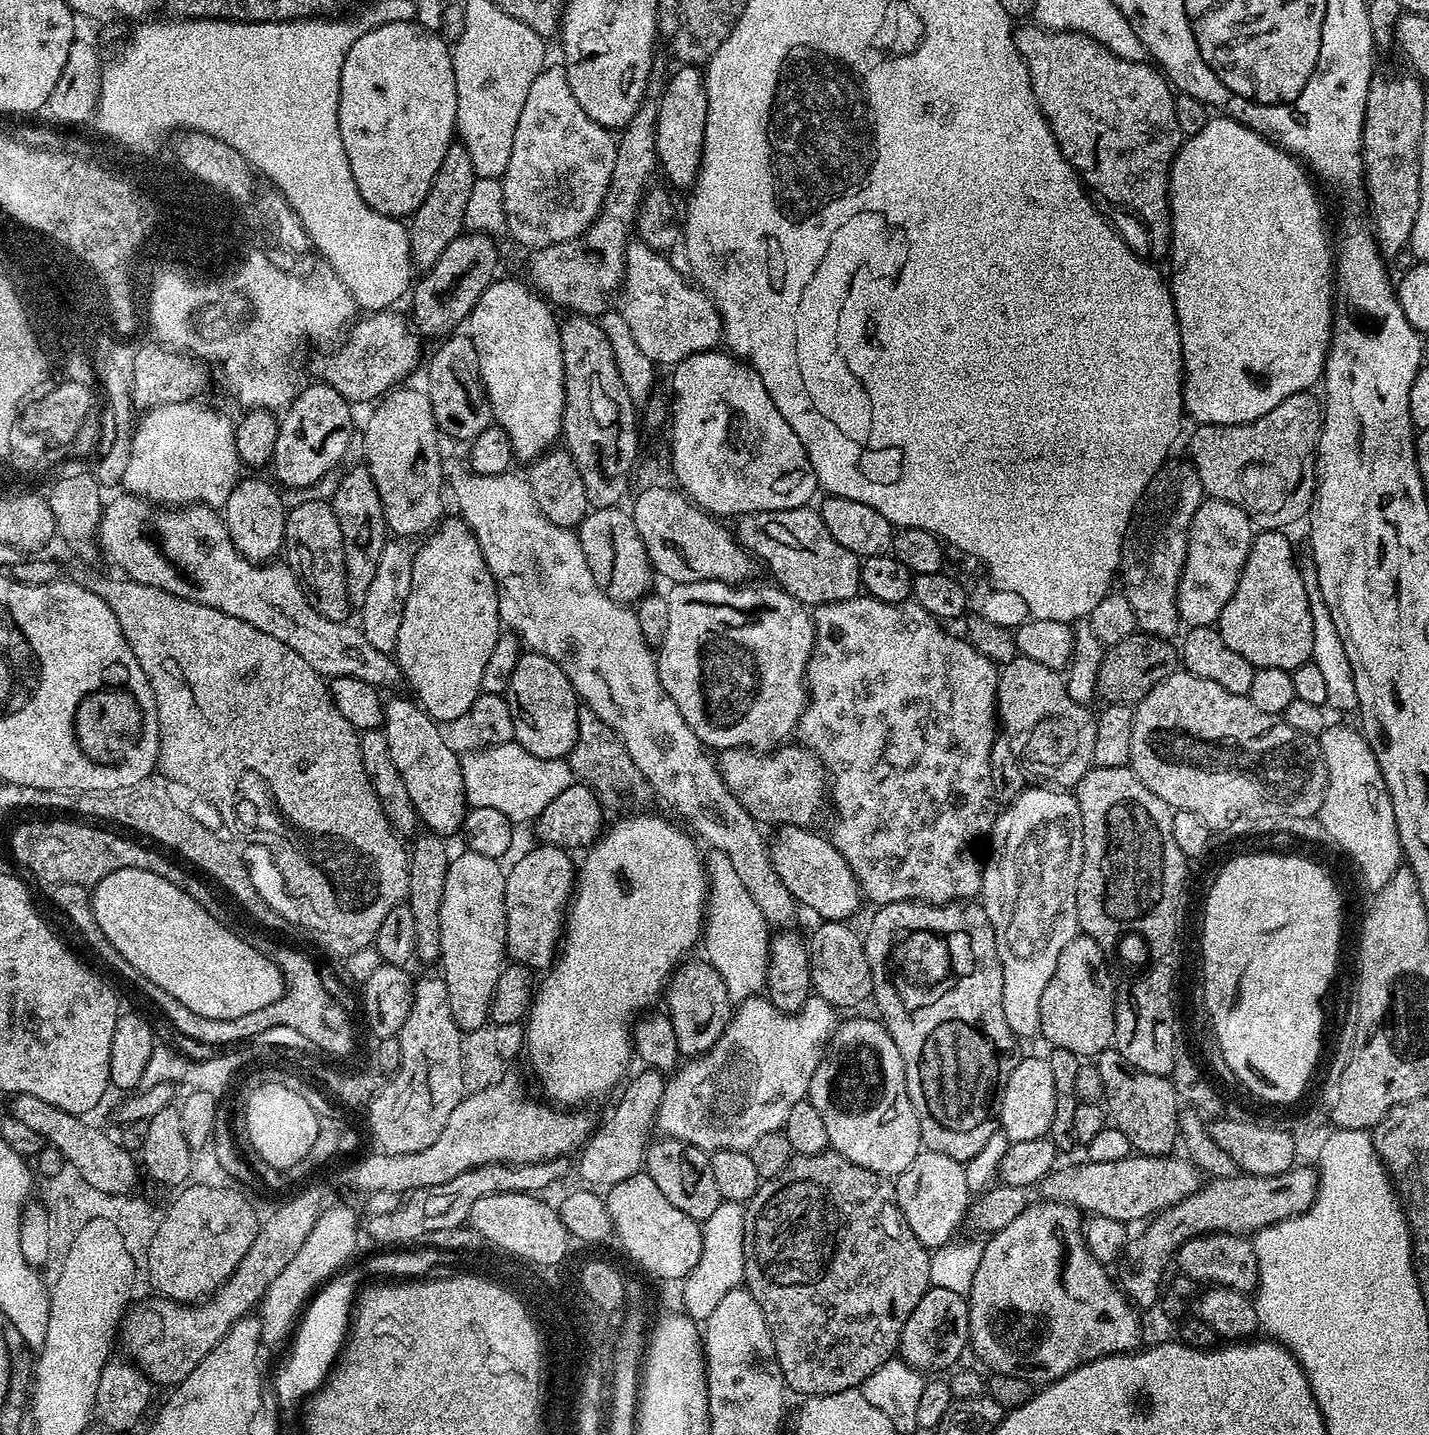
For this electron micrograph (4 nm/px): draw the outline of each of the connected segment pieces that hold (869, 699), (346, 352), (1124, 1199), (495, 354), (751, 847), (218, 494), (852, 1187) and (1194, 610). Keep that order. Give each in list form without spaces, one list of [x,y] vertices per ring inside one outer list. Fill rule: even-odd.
[[[861,594],[850,598],[849,600],[838,600],[829,604],[815,605],[814,611],[811,613],[812,625],[816,631],[816,641],[812,647],[810,654],[810,662],[806,673],[806,691],[808,694],[808,702],[804,706],[804,713],[800,716],[800,722],[796,726],[794,733],[795,739],[799,741],[805,748],[809,748],[818,759],[824,763],[824,767],[828,769],[830,777],[830,808],[836,811],[836,821],[832,824],[832,832],[830,831],[830,839],[833,846],[838,850],[838,854],[842,854],[842,858],[846,858],[846,862],[850,866],[850,870],[854,874],[854,878],[860,884],[861,893],[865,897],[868,896],[876,903],[876,906],[883,906],[890,902],[902,902],[903,900],[921,900],[924,904],[955,904],[956,901],[968,902],[973,898],[979,897],[980,887],[982,886],[982,878],[984,870],[982,867],[981,857],[976,857],[976,852],[972,849],[972,843],[989,835],[992,831],[992,824],[996,821],[998,815],[998,807],[996,808],[996,800],[992,797],[992,776],[994,777],[994,769],[990,763],[990,746],[994,742],[994,738],[998,734],[998,709],[996,707],[996,677],[998,675],[997,665],[993,664],[990,658],[986,658],[982,654],[978,654],[978,650],[974,645],[969,644],[967,639],[951,636],[947,632],[945,625],[937,620],[935,616],[931,616],[926,610],[922,610],[922,606],[918,606],[915,602],[905,602],[903,604],[891,604],[890,602],[882,602],[878,598]]]
[[[385,310],[365,315],[365,317],[365,320],[357,319],[347,329],[346,335],[339,345],[341,348],[333,356],[324,356],[316,364],[316,372],[320,375],[317,377],[328,383],[334,390],[338,390],[338,394],[342,394],[342,398],[346,398],[356,406],[366,403],[367,400],[373,399],[372,401],[375,401],[391,392],[401,382],[407,381],[404,379],[420,364],[420,343],[422,340],[414,331],[407,315],[399,316],[396,310]]]
[[[1131,1154],[1120,1161],[1116,1162],[1094,1162],[1087,1161],[1082,1164],[1076,1164],[1073,1168],[1057,1167],[1049,1172],[1046,1178],[1042,1178],[1037,1185],[1030,1186],[992,1186],[987,1189],[979,1197],[980,1201],[973,1203],[970,1208],[970,1222],[978,1231],[983,1234],[991,1234],[1002,1231],[1006,1226],[1010,1226],[1010,1222],[1014,1222],[1014,1218],[1018,1218],[1018,1214],[1022,1214],[1022,1210],[1026,1210],[1028,1205],[1037,1199],[1038,1193],[1041,1197],[1049,1200],[1058,1200],[1061,1204],[1070,1204],[1073,1208],[1084,1214],[1092,1216],[1105,1216],[1111,1220],[1119,1220],[1121,1222],[1129,1222],[1128,1220],[1147,1221],[1158,1212],[1174,1206],[1178,1202],[1182,1202],[1182,1198],[1186,1198],[1190,1194],[1194,1194],[1196,1189],[1201,1187],[1202,1176],[1195,1164],[1187,1158],[1179,1160],[1176,1154],[1166,1156],[1142,1156],[1139,1154]]]
[[[493,279],[492,285],[478,298],[466,321],[467,335],[478,350],[478,366],[484,389],[492,407],[492,419],[510,434],[512,455],[517,461],[531,462],[557,443],[564,427],[564,367],[560,345],[560,324],[547,300],[527,283]]]
[[[511,471],[497,476],[468,474],[460,484],[458,509],[459,515],[478,538],[486,566],[496,579],[501,625],[515,632],[531,651],[542,653],[564,671],[577,697],[620,736],[653,793],[657,797],[660,795],[678,815],[685,816],[689,824],[687,827],[701,841],[704,839],[708,846],[722,850],[730,862],[734,862],[734,871],[738,878],[742,878],[742,886],[746,886],[750,898],[754,898],[754,904],[762,910],[769,925],[791,925],[788,923],[795,918],[798,905],[774,870],[766,836],[760,833],[761,825],[745,810],[742,802],[734,798],[726,782],[722,782],[715,759],[707,756],[709,753],[705,745],[700,743],[694,730],[686,726],[686,718],[682,718],[678,706],[674,706],[674,698],[666,694],[656,669],[657,653],[643,637],[635,611],[629,605],[610,598],[596,585],[586,554],[582,554],[579,535],[571,528],[554,526],[554,522],[538,510],[538,502],[534,502],[527,479],[523,475],[512,475]]]
[[[200,402],[183,404],[163,404],[147,409],[139,417],[132,434],[130,462],[126,466],[123,487],[131,495],[139,496],[160,506],[187,506],[207,504],[209,508],[223,509],[226,498],[230,498],[232,485],[238,479],[236,458],[236,434],[233,421],[227,420],[212,408],[203,408]]]
[[[834,1151],[819,1152],[813,1156],[793,1155],[792,1161],[773,1180],[765,1180],[760,1189],[747,1201],[744,1217],[744,1284],[761,1307],[765,1315],[766,1326],[773,1338],[774,1350],[777,1354],[778,1366],[784,1375],[784,1383],[800,1395],[800,1398],[810,1396],[825,1396],[838,1394],[851,1388],[859,1389],[878,1366],[897,1355],[900,1346],[900,1335],[906,1326],[906,1318],[914,1314],[914,1306],[922,1302],[922,1294],[930,1287],[930,1252],[914,1238],[914,1230],[906,1222],[902,1210],[896,1201],[896,1185],[889,1177],[879,1176],[874,1170],[866,1170],[866,1166],[854,1166],[846,1158]]]
[[[1215,498],[1205,499],[1198,506],[1190,522],[1186,562],[1176,595],[1178,614],[1188,628],[1206,628],[1219,621],[1226,602],[1230,602],[1238,586],[1253,539],[1253,522],[1238,506]]]

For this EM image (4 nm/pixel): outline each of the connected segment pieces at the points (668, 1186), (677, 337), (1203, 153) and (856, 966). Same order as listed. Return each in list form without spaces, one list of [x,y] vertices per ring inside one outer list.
[[[660,1138],[647,1149],[646,1175],[666,1194],[673,1206],[678,1206],[682,1214],[703,1222],[718,1210],[721,1204],[718,1186],[714,1183],[714,1170],[712,1169],[712,1157],[703,1148],[687,1144],[681,1140]]]
[[[639,242],[629,243],[624,259],[624,282],[618,293],[618,301],[620,300],[618,311],[630,326],[630,331],[639,349],[656,366],[681,364],[694,354],[713,351],[722,340],[720,312],[716,309],[715,302],[699,286],[689,282],[685,273],[683,271],[680,273],[668,259],[665,253],[650,250],[650,246]]]
[[[1223,114],[1209,119],[1198,134],[1187,137],[1181,143],[1180,149],[1176,151],[1176,156],[1172,160],[1172,169],[1168,171],[1168,210],[1172,214],[1172,243],[1170,245],[1170,261],[1172,260],[1172,276],[1170,275],[1170,287],[1172,290],[1172,301],[1176,311],[1176,321],[1180,331],[1180,341],[1182,342],[1182,358],[1184,359],[1184,411],[1189,417],[1193,416],[1196,424],[1245,424],[1254,422],[1254,418],[1262,418],[1262,414],[1270,414],[1278,402],[1286,402],[1299,392],[1306,392],[1321,383],[1324,374],[1324,363],[1328,357],[1328,347],[1332,345],[1332,317],[1334,315],[1334,244],[1328,240],[1328,228],[1324,225],[1324,208],[1320,205],[1320,196],[1316,193],[1317,185],[1310,175],[1307,167],[1301,164],[1299,159],[1285,152],[1283,148],[1272,143],[1265,136],[1259,136],[1254,130],[1250,130],[1245,124],[1240,124]]]
[[[826,920],[817,923],[816,933],[808,944],[808,957],[812,967],[812,992],[820,996],[834,1010],[840,1008],[856,1008],[859,1004],[872,1000],[872,972],[871,964],[866,958],[866,950],[861,933],[851,928],[851,923],[838,920]]]

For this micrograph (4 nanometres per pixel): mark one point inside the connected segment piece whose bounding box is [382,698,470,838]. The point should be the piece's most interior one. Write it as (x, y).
(431, 769)

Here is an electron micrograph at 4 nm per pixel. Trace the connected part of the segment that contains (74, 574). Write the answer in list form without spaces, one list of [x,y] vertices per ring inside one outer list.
[[[76,562],[70,572],[70,579],[78,586],[90,590],[90,594],[98,594],[98,598],[102,598],[108,603],[110,610],[114,610],[118,626],[122,626],[122,634],[126,634],[126,642],[130,642],[130,650],[134,650],[134,658],[138,658],[138,666],[142,666],[150,682],[150,690],[154,690],[160,727],[158,762],[163,763],[163,773],[168,772],[167,777],[176,777],[177,781],[187,784],[192,796],[201,796],[220,815],[221,822],[233,832],[231,835],[237,841],[245,840],[248,844],[257,844],[272,855],[289,894],[304,907],[304,916],[308,919],[309,926],[317,932],[316,940],[324,952],[335,949],[336,952],[350,955],[363,948],[373,947],[386,914],[390,914],[394,906],[405,903],[408,894],[409,849],[390,826],[386,814],[382,814],[378,794],[374,794],[372,777],[366,774],[362,766],[360,733],[354,726],[350,726],[350,722],[346,722],[346,718],[342,718],[342,714],[338,714],[338,706],[334,706],[330,698],[325,677],[316,672],[314,666],[310,666],[310,662],[302,658],[302,654],[294,654],[294,650],[290,650],[286,642],[278,642],[278,638],[262,634],[262,630],[250,626],[250,622],[242,622],[242,618],[222,614],[222,610],[202,606],[198,602],[175,596],[149,584],[103,576],[98,569],[92,567],[96,566],[88,562]]]

